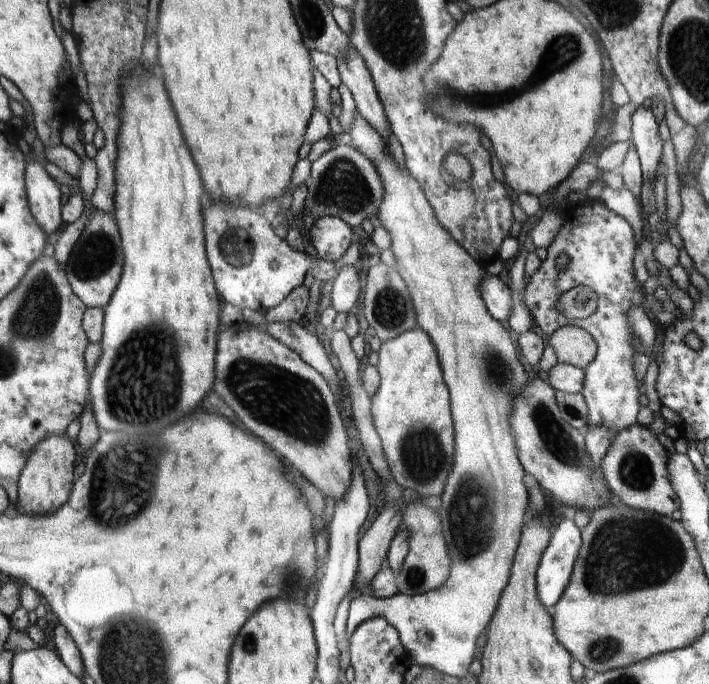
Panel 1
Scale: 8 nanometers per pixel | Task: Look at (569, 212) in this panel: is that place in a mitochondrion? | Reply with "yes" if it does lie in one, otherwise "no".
no

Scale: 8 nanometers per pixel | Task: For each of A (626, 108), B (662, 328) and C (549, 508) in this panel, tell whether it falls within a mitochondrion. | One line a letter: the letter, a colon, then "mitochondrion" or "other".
A: other
B: other
C: other

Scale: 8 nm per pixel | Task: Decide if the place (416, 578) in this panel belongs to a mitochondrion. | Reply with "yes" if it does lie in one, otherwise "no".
yes

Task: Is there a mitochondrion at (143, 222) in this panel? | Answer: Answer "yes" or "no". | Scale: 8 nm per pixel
no

